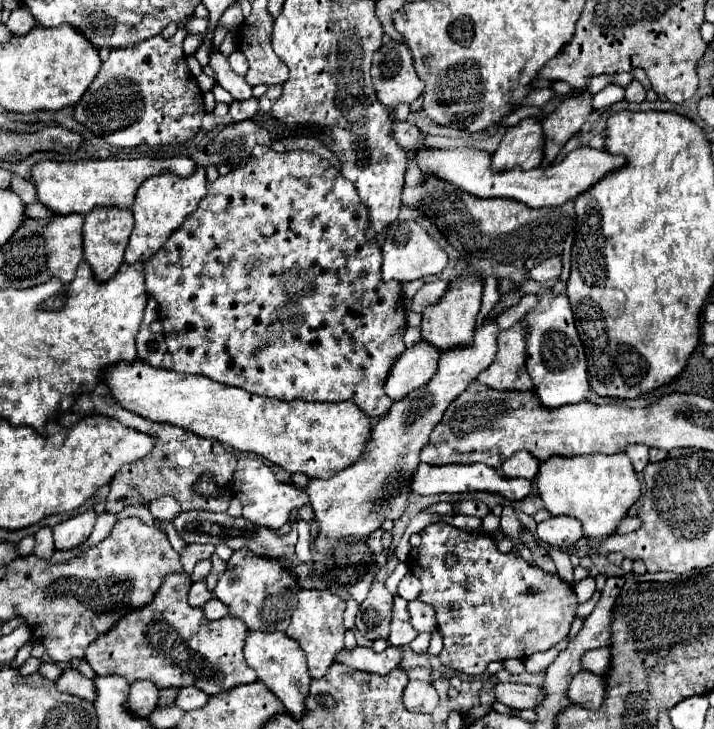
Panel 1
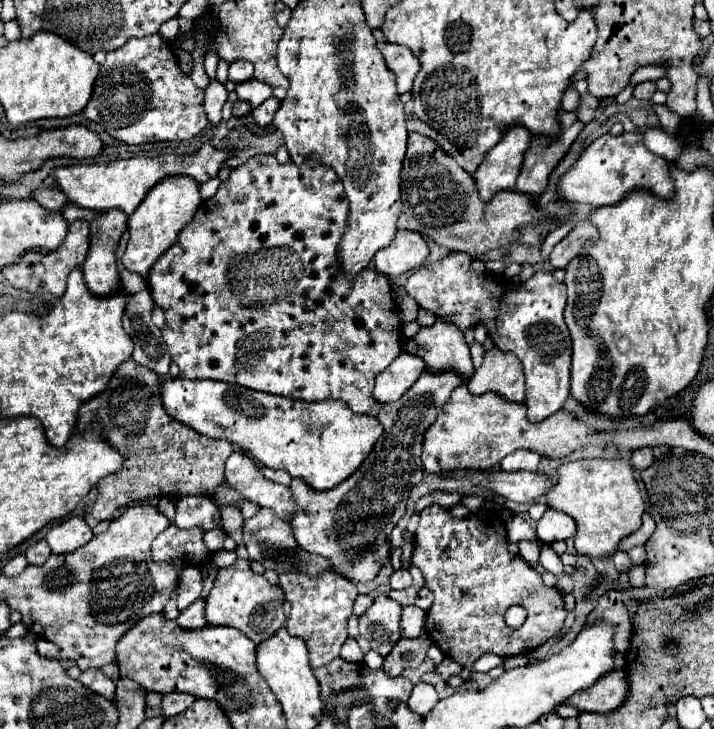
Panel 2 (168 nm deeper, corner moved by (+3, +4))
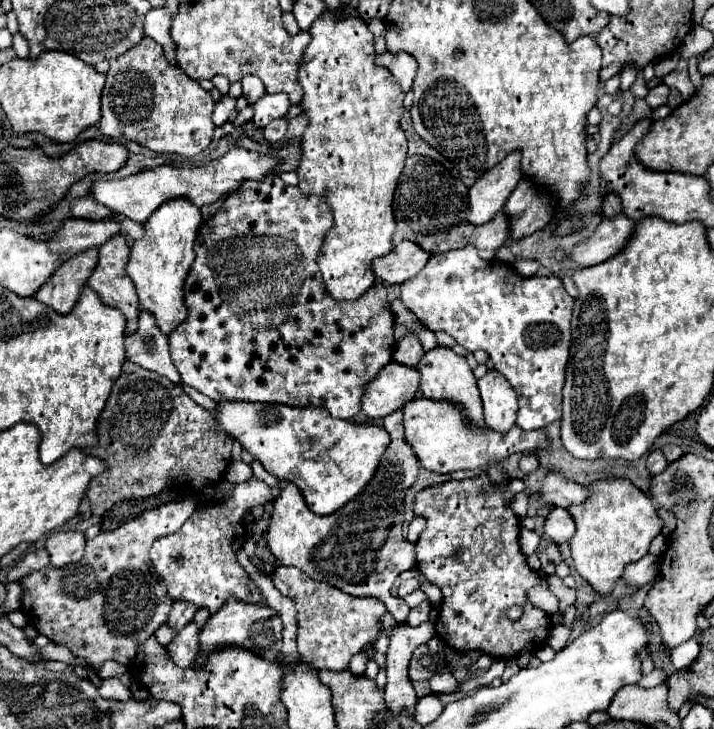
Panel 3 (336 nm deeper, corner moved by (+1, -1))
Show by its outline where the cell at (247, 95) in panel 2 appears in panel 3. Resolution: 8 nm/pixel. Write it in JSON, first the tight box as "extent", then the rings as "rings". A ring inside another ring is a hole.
{"extent":[251,93,291,127],"rings":[[[265,93],[259,101],[255,101],[251,107],[255,111],[253,115],[253,123],[257,127],[265,127],[271,119],[277,119],[277,117],[283,117],[289,109],[291,101],[285,93],[277,93],[277,95],[269,95]]]}

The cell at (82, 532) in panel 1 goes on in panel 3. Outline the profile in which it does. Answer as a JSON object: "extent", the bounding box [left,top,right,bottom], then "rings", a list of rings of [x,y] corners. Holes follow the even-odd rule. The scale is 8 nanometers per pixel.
{"extent":[45,531,87,567],"rings":[[[55,531],[47,537],[45,549],[51,555],[53,567],[63,567],[69,563],[77,563],[85,553],[87,537],[81,531]]]}

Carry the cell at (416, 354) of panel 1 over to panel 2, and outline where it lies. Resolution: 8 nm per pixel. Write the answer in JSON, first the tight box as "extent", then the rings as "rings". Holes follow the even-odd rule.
{"extent":[375,350,423,404],"rings":[[[403,350],[399,358],[395,358],[395,362],[391,362],[391,366],[383,374],[379,374],[379,378],[375,378],[375,400],[381,404],[399,400],[423,372],[423,360]]]}

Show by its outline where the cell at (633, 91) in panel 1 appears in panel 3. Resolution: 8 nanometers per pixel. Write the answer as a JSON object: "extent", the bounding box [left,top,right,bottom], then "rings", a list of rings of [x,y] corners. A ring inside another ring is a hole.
{"extent":[645,83,669,107],"rings":[[[659,83],[659,85],[655,85],[655,87],[651,87],[649,89],[649,93],[647,93],[647,97],[645,97],[645,101],[647,101],[647,105],[649,107],[659,107],[659,105],[665,105],[667,103],[667,95],[669,95],[669,87],[667,85],[663,85],[663,83]]]}

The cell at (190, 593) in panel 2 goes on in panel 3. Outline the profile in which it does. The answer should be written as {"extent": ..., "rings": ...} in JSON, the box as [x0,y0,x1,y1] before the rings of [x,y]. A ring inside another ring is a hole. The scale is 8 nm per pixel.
{"extent":[169,601,197,631],"rings":[[[173,601],[173,609],[171,609],[171,615],[169,615],[169,625],[175,629],[175,631],[181,631],[185,627],[185,623],[189,623],[193,619],[197,611],[197,605],[189,603],[189,601]]]}

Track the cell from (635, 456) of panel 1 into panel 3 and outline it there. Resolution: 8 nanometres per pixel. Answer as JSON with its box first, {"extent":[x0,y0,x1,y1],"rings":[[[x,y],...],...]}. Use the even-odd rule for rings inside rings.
{"extent":[647,449,667,475],"rings":[[[659,449],[649,453],[649,457],[647,457],[647,469],[649,469],[651,475],[661,473],[665,467],[667,467],[667,461],[665,461],[665,457],[663,457],[663,453]]]}

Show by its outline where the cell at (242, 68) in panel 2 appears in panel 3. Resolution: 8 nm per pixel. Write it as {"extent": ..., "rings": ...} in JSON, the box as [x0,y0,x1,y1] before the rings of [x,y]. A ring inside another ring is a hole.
{"extent":[241,75,265,103],"rings":[[[245,75],[241,79],[241,85],[243,85],[243,95],[247,97],[249,103],[255,103],[265,93],[265,87],[257,75]]]}

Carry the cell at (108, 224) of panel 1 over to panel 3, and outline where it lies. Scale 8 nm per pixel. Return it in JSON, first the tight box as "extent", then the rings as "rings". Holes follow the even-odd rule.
{"extent":[87,235,139,335],"rings":[[[113,235],[111,239],[107,239],[101,247],[99,247],[99,263],[95,267],[95,271],[91,273],[87,285],[99,295],[101,303],[113,309],[119,309],[125,319],[127,319],[127,335],[133,333],[137,329],[137,313],[139,313],[139,301],[137,301],[137,293],[135,293],[135,285],[133,281],[127,277],[125,273],[125,265],[129,259],[129,245],[125,241],[123,235]]]}

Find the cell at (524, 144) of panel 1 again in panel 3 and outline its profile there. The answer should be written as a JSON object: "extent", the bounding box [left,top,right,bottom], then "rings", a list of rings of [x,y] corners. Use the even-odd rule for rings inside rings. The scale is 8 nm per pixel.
{"extent":[469,151,521,225],"rings":[[[511,151],[501,163],[483,173],[469,189],[469,221],[483,225],[505,207],[511,191],[521,181],[521,151]]]}

